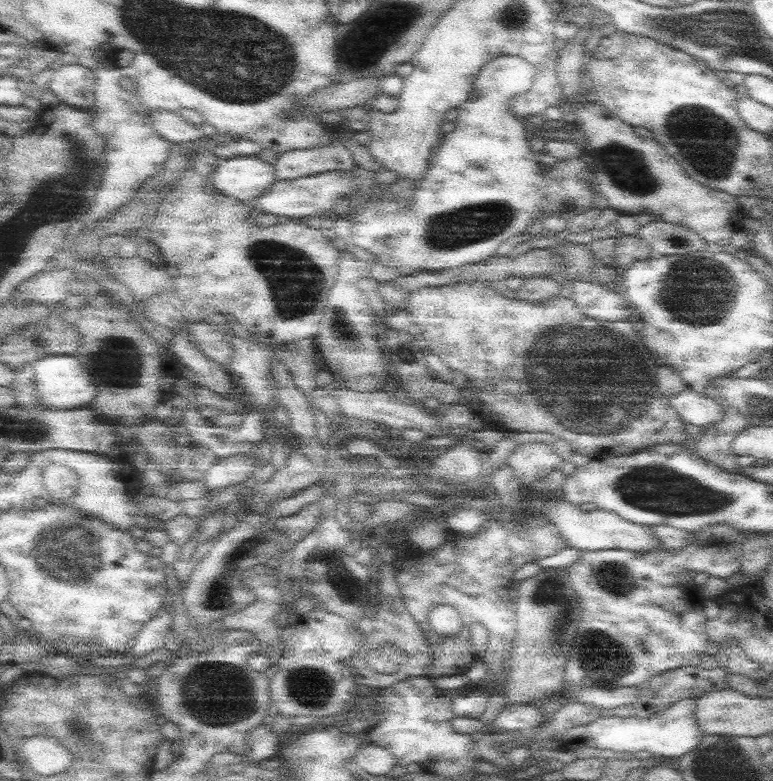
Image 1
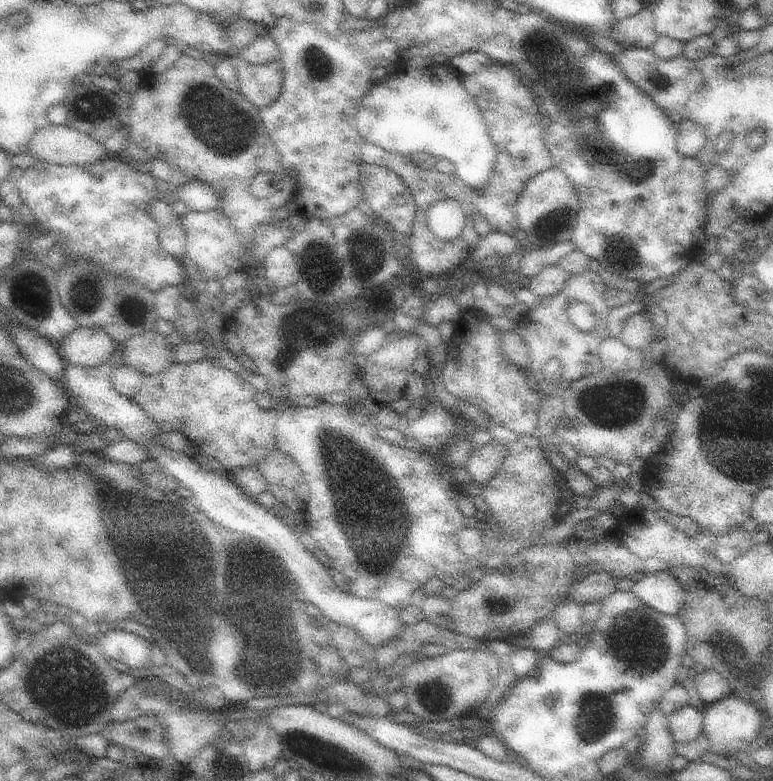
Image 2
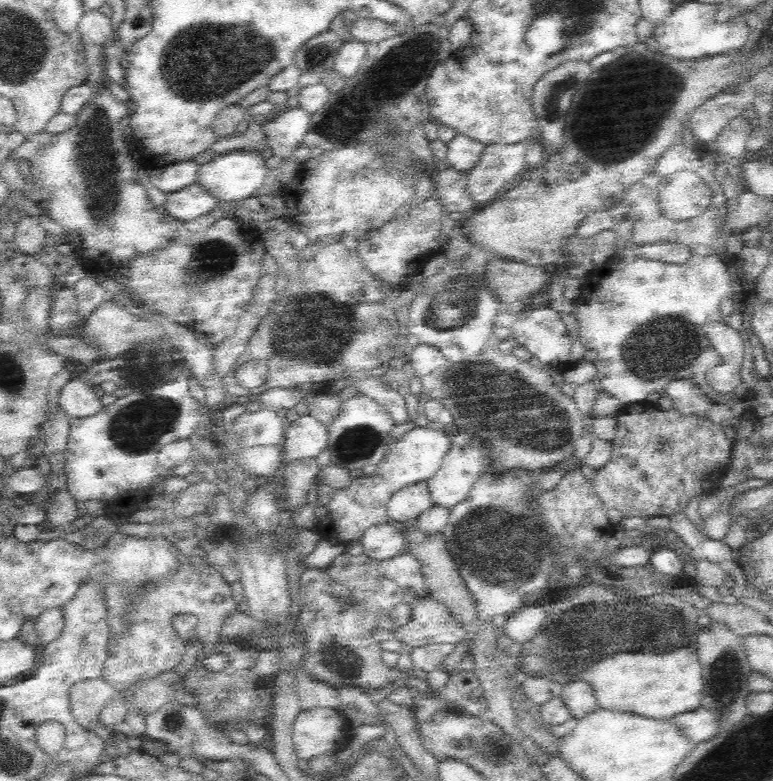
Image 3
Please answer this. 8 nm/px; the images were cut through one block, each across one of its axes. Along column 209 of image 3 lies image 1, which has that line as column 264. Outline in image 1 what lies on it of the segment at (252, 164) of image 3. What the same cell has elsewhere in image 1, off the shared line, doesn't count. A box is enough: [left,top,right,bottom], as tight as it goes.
[207,156,277,202]

